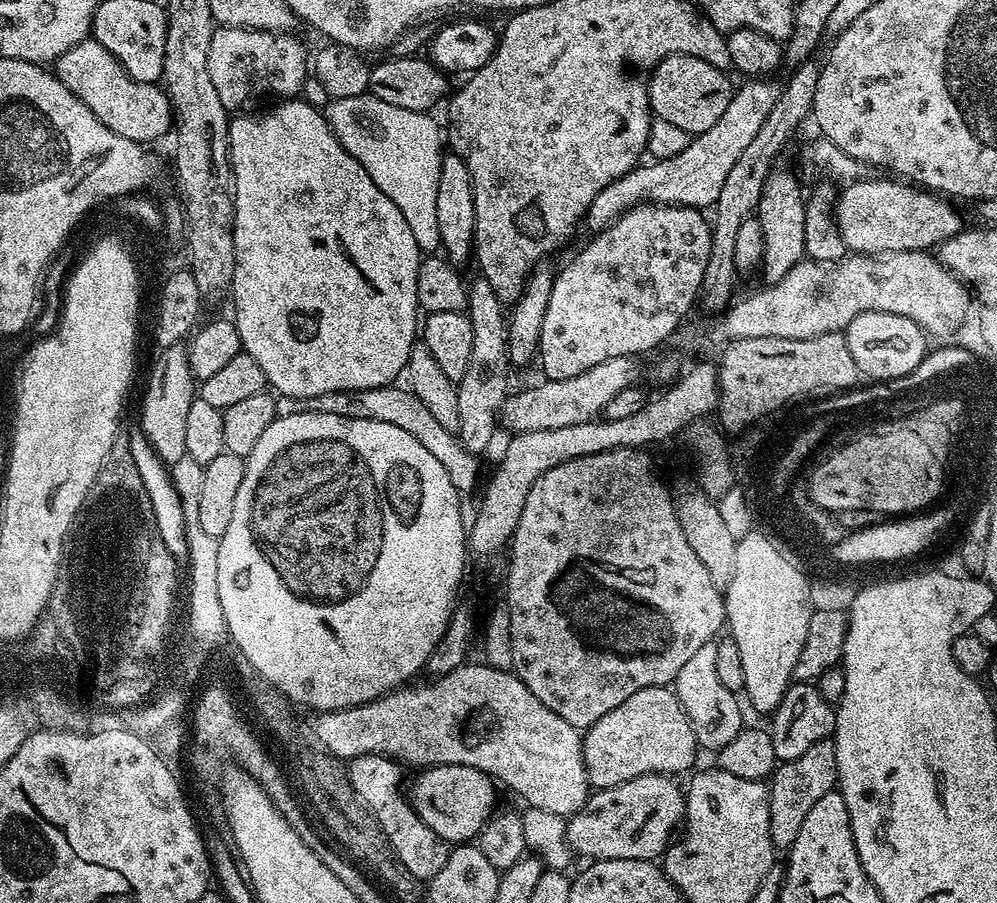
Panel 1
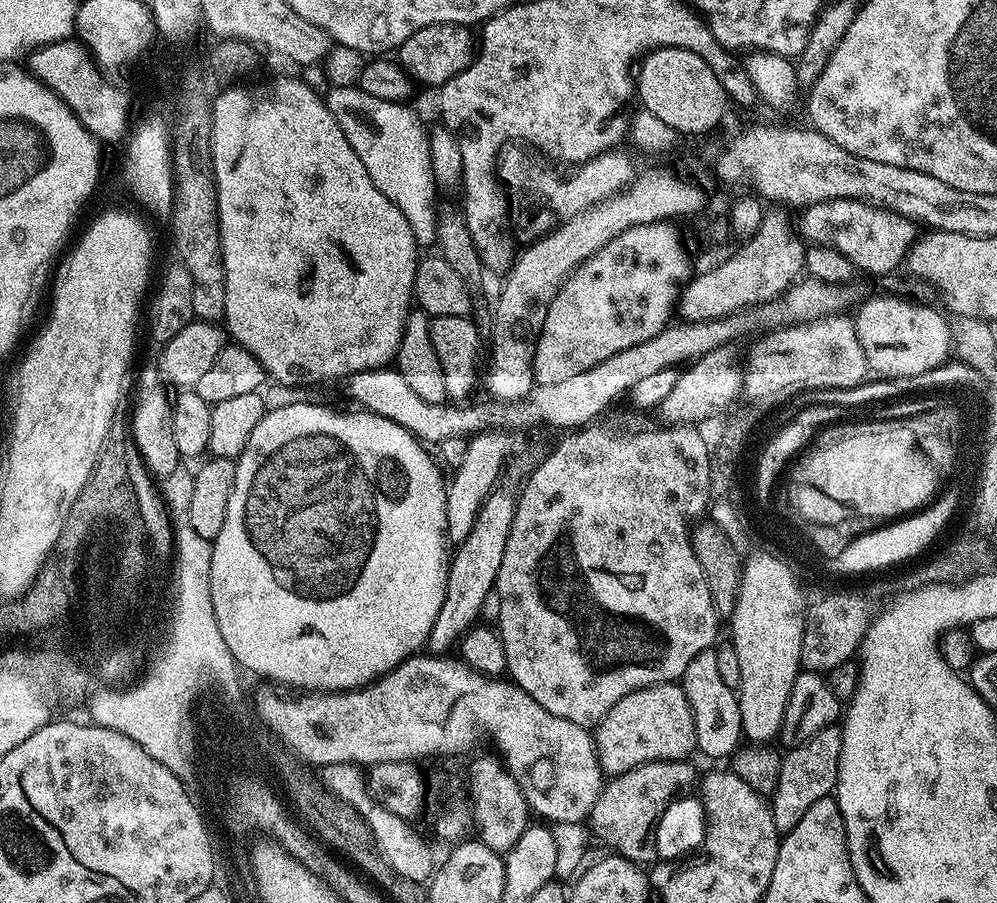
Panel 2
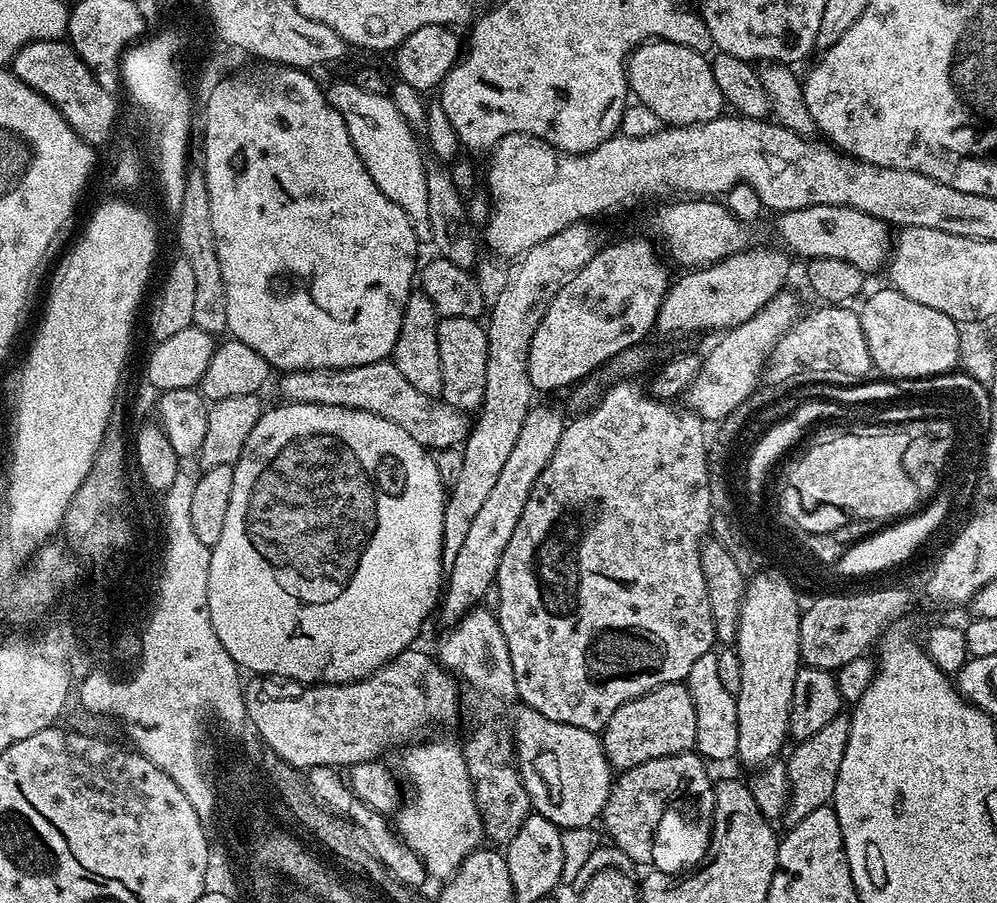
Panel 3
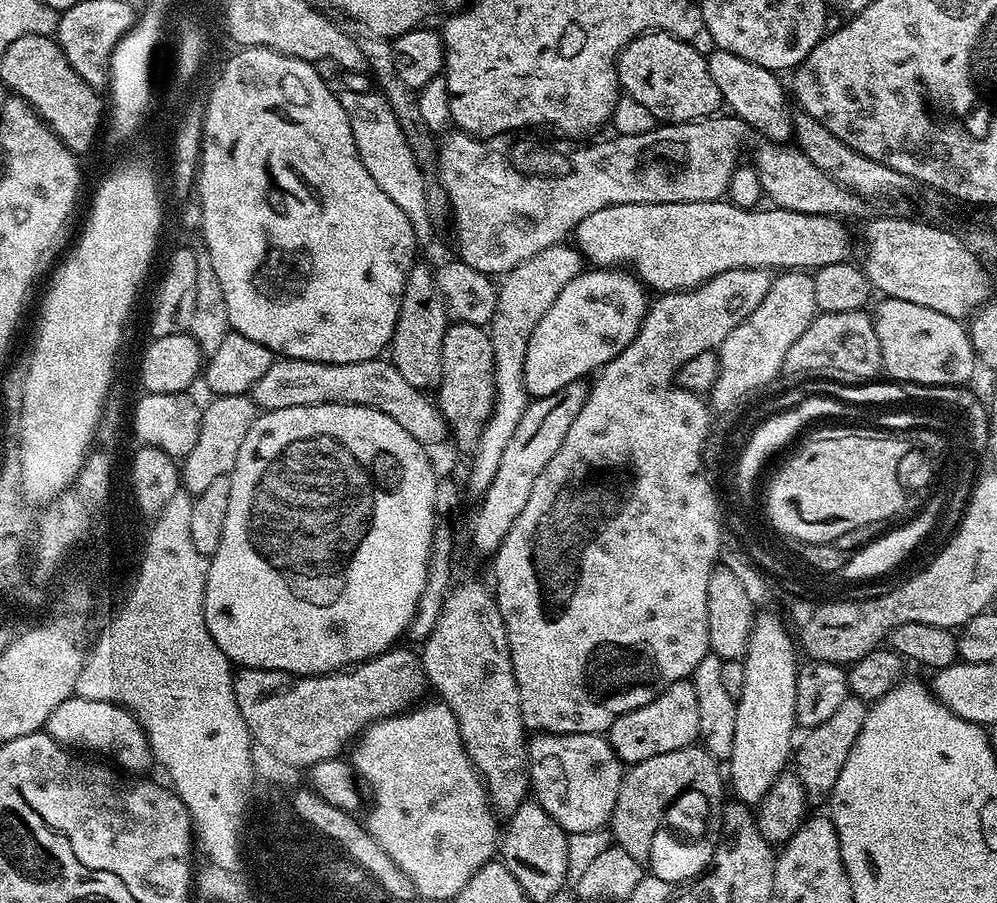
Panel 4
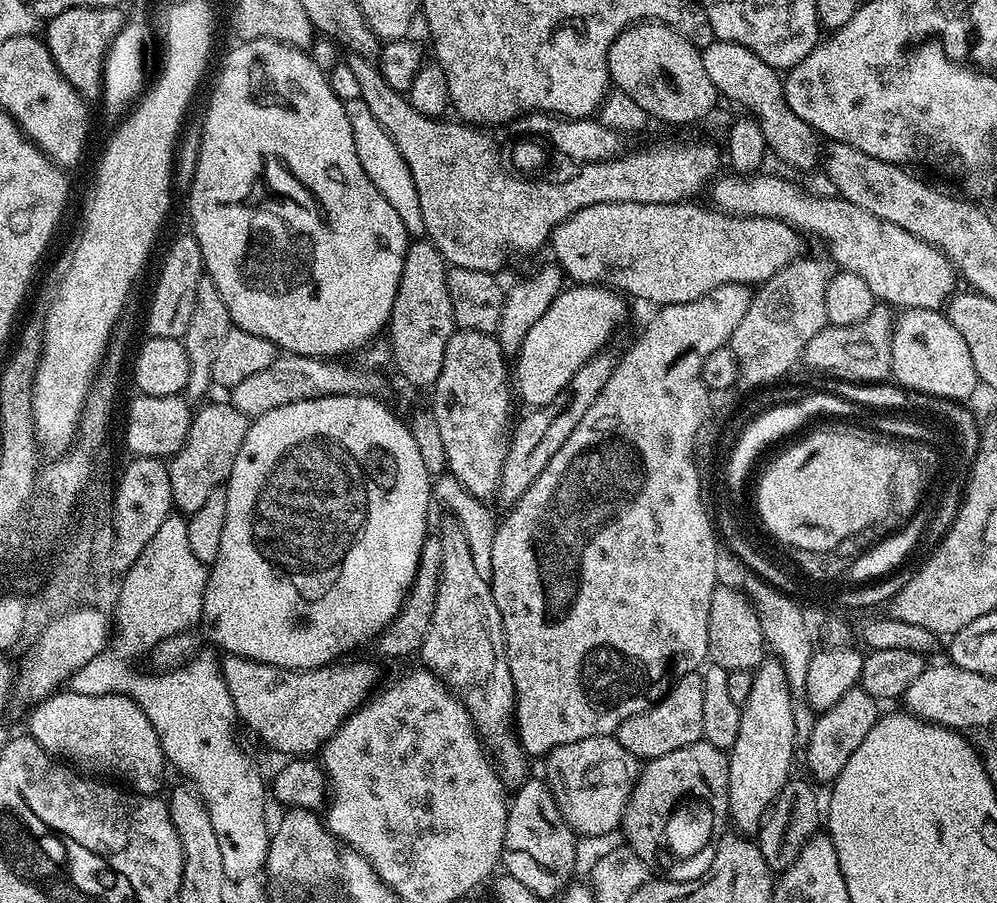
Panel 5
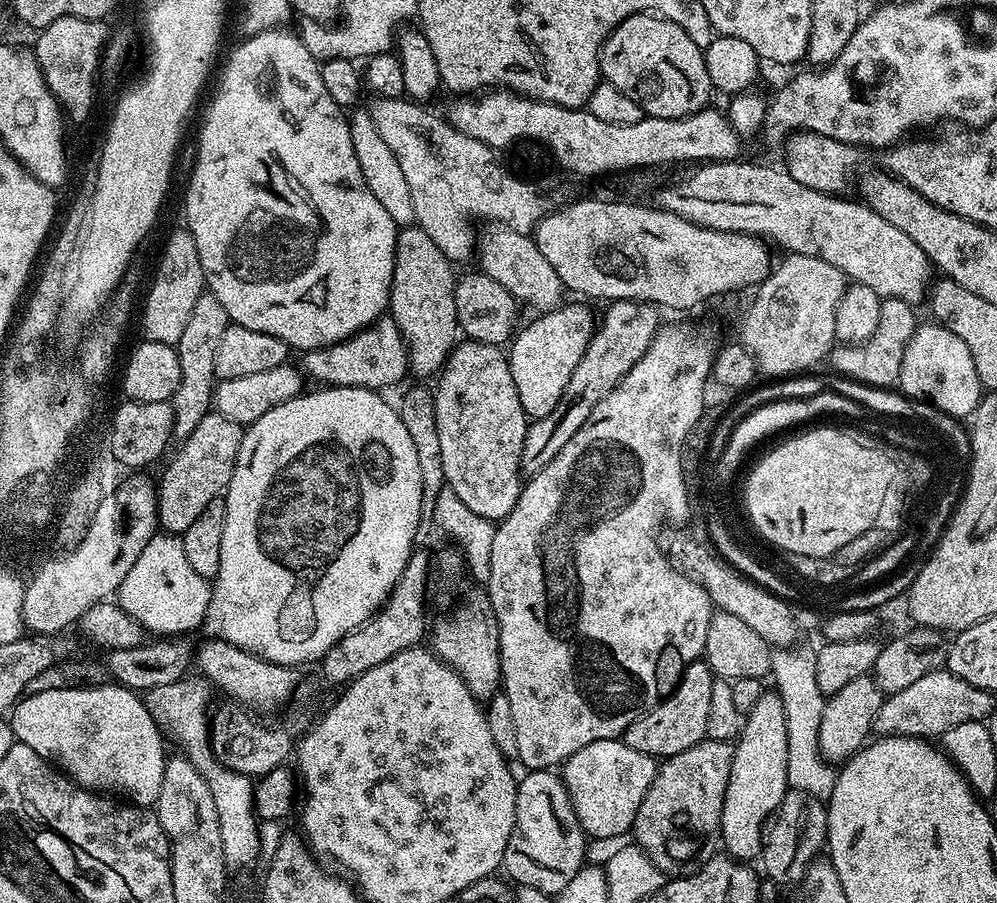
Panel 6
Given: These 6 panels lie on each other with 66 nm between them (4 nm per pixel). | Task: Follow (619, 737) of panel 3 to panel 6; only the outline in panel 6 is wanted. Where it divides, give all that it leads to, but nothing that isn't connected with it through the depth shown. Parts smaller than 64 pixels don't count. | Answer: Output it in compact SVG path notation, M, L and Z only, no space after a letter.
M703 659L695 660L684 671L675 690L655 708L639 716L624 731L624 744L634 746L634 750L642 750L642 754L650 754L657 758L667 758L674 754L682 754L682 750L690 750L690 746L705 739L708 734L706 722L710 718L710 690L713 679L712 671Z

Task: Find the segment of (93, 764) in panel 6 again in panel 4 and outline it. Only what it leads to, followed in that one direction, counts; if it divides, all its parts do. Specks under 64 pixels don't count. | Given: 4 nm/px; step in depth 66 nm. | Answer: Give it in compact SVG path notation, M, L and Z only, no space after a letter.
M71 696L66 702L62 702L62 706L58 706L58 710L54 710L54 714L50 714L46 731L64 747L95 754L128 774L147 773L144 771L154 764L152 747L144 728L136 721L134 714L120 704L90 702L90 698Z

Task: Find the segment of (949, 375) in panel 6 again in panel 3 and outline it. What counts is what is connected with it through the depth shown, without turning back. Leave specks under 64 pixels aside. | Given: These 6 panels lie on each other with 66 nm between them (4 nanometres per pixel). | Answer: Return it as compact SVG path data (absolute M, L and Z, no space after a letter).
M883 287L858 308L873 369L877 373L880 371L881 377L891 378L893 381L926 379L951 373L960 364L959 330L956 321L942 314L942 310L933 310L931 306L922 306L922 302L906 298L894 287Z

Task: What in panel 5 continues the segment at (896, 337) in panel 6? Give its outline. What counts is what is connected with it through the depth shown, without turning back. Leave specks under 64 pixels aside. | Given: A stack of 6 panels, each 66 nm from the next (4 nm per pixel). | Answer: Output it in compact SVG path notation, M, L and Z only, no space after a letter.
M880 302L876 309L862 322L854 326L828 324L806 346L803 363L816 372L825 372L833 380L852 381L854 384L870 385L884 382L892 374L892 330L894 312L889 305Z

